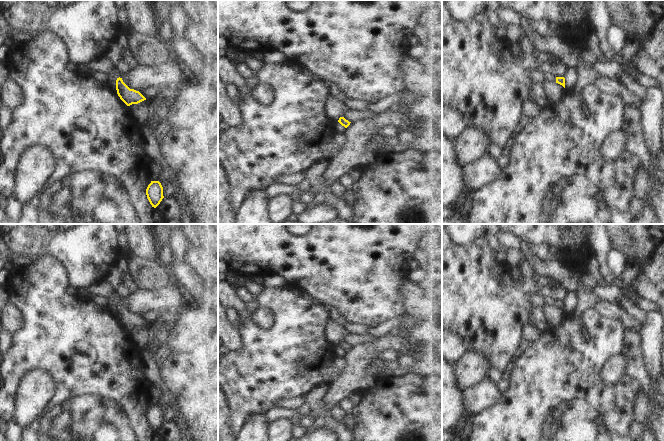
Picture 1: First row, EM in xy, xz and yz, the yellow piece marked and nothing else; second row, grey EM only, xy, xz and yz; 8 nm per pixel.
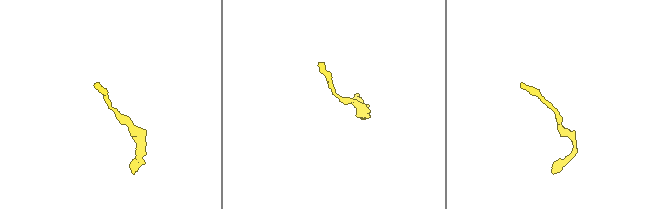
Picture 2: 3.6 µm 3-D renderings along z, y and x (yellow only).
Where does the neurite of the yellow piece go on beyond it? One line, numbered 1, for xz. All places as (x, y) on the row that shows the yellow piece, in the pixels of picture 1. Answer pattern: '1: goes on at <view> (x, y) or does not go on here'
1: does not go on here

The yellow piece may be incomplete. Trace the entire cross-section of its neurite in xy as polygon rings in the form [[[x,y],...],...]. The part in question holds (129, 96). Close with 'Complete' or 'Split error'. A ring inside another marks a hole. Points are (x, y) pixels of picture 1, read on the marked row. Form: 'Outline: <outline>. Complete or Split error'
Outline: [[[117,78],[116,80],[116,90],[120,99],[127,105],[138,104],[146,98],[134,89],[130,89],[122,80],[122,78]]]. Complete.

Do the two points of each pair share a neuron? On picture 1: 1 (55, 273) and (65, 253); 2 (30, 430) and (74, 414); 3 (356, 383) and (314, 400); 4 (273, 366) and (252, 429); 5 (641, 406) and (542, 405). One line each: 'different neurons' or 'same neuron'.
1: different neurons
2: same neuron
3: different neurons
4: different neurons
5: different neurons

